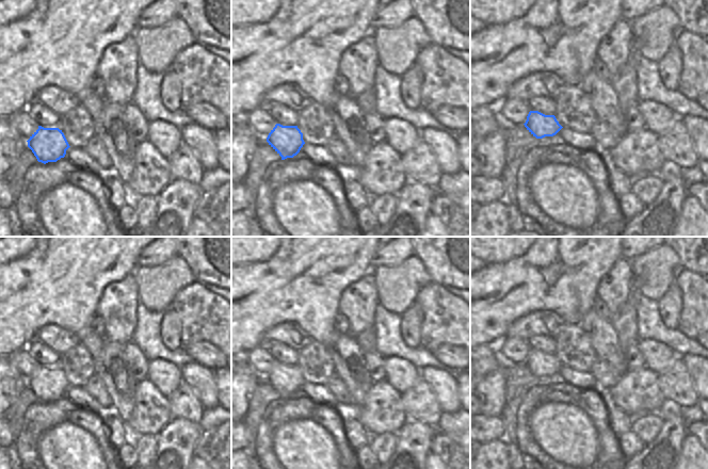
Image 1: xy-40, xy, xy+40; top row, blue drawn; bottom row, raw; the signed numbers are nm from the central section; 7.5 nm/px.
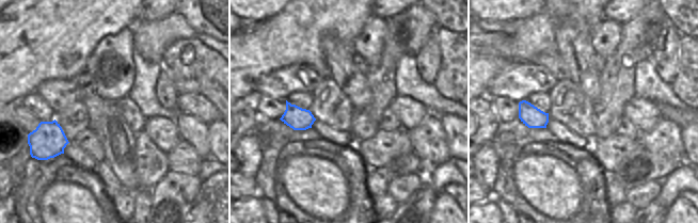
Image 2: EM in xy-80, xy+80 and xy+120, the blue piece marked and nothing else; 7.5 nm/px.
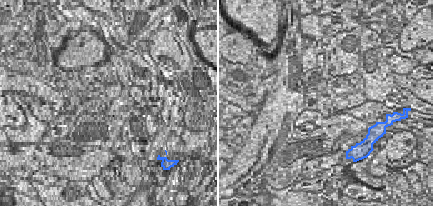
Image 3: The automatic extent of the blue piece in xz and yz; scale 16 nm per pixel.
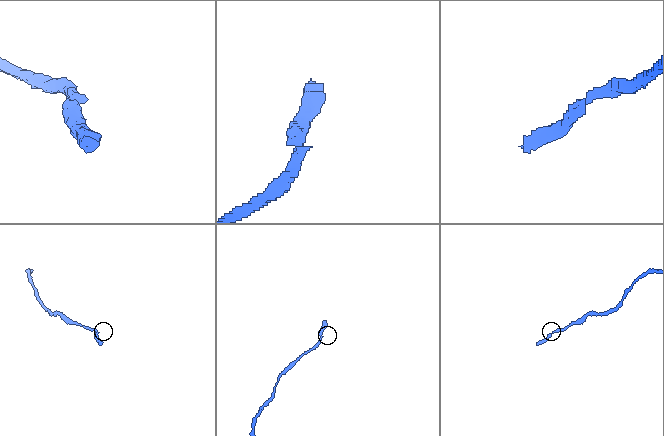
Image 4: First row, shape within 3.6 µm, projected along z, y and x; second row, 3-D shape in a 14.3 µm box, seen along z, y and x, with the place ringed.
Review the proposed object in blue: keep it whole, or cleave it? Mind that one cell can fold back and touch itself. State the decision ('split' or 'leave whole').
leave whole

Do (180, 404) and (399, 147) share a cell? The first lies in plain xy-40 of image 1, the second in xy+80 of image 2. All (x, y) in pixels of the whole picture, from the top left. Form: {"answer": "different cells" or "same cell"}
{"answer": "different cells"}

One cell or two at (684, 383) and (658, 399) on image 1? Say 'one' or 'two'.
one

